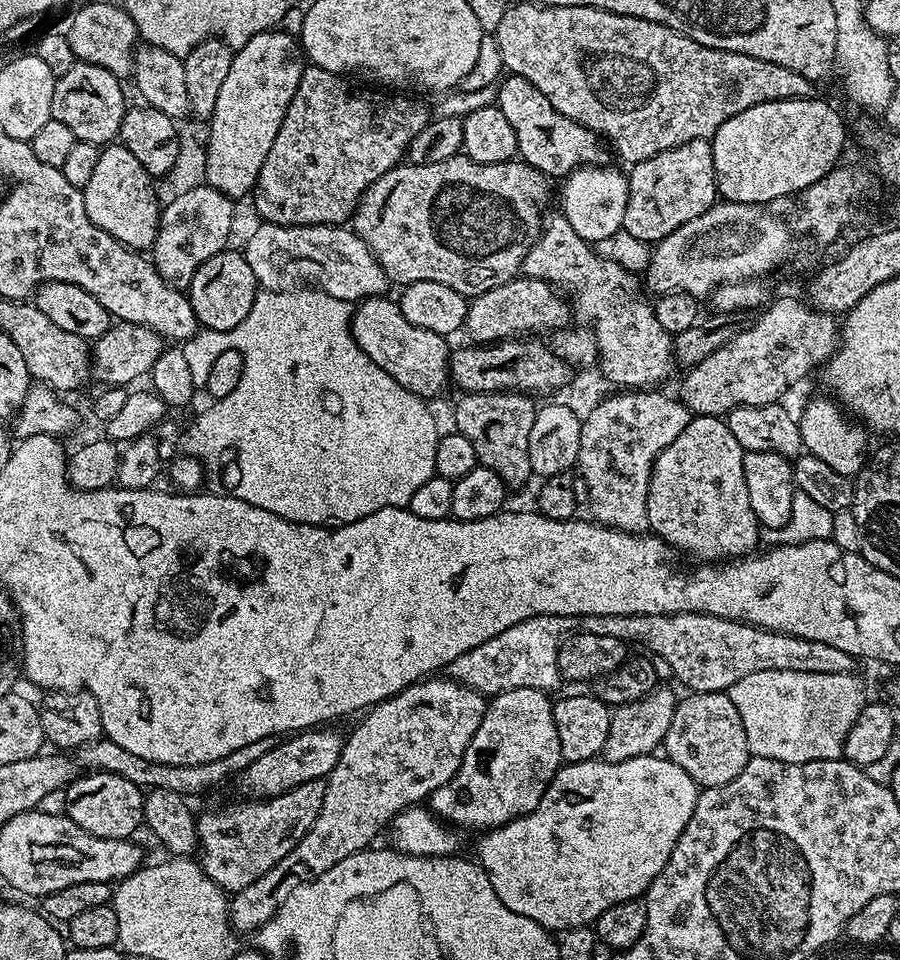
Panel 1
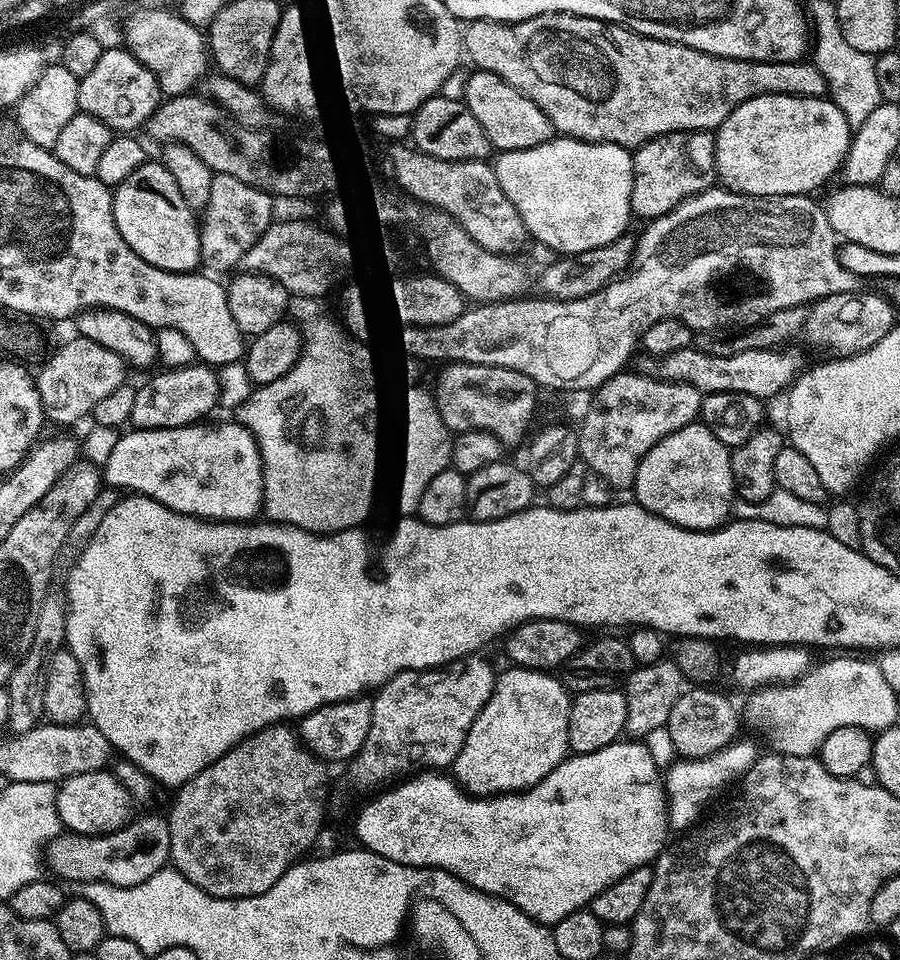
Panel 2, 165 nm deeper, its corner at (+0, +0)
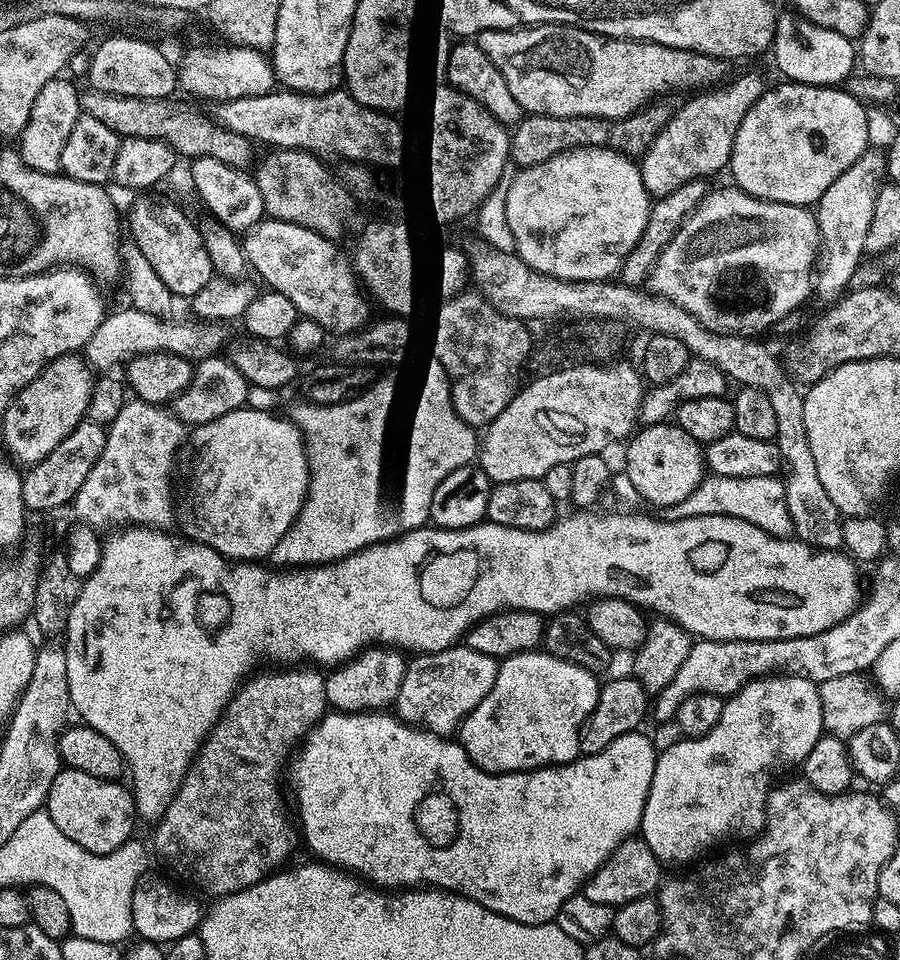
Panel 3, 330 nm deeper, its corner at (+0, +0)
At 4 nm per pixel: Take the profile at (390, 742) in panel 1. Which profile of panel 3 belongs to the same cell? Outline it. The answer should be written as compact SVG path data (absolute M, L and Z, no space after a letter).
M453 646L441 652L417 655L407 661L404 669L402 686L398 686L394 705L395 715L403 723L419 726L425 732L451 737L464 717L471 714L486 694L490 694L497 667L497 657L478 654L478 650L470 650L467 646Z

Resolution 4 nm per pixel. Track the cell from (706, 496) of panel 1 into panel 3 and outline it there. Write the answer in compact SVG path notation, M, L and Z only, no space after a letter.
M665 422L662 424L652 424L643 427L642 432L637 431L635 435L627 441L628 453L625 454L624 460L628 463L626 473L634 484L639 499L641 501L649 500L652 504L657 504L660 510L674 506L689 498L694 494L696 488L706 477L706 452L705 449L686 430L682 430L675 422Z

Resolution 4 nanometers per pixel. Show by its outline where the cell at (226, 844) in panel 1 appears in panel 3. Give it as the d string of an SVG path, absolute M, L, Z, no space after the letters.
M292 666L287 670L268 670L265 676L261 674L253 675L244 681L239 692L232 697L232 701L224 707L224 712L220 715L220 720L214 725L208 734L207 740L201 746L200 751L192 760L192 765L188 768L186 778L182 786L174 794L174 798L166 806L166 814L155 825L156 828L156 852L177 872L180 876L189 876L198 887L204 892L209 892L212 898L229 896L232 892L241 892L258 882L265 880L267 876L273 875L281 867L280 864L296 848L298 844L298 828L288 817L288 808L284 805L284 792L280 789L280 771L284 768L284 763L288 760L288 755L297 751L298 745L312 731L313 727L319 724L323 716L329 711L326 690L324 689L323 671L312 666Z

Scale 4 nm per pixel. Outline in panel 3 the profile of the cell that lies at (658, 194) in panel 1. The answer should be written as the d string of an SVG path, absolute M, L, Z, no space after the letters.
M750 72L738 80L731 80L725 86L717 86L703 94L693 95L665 124L657 131L654 142L649 146L639 161L642 182L646 186L649 197L669 196L674 190L686 186L692 180L704 180L715 172L729 167L732 159L732 147L738 126L742 126L742 118L756 105L756 99L763 96L766 83L756 72Z

